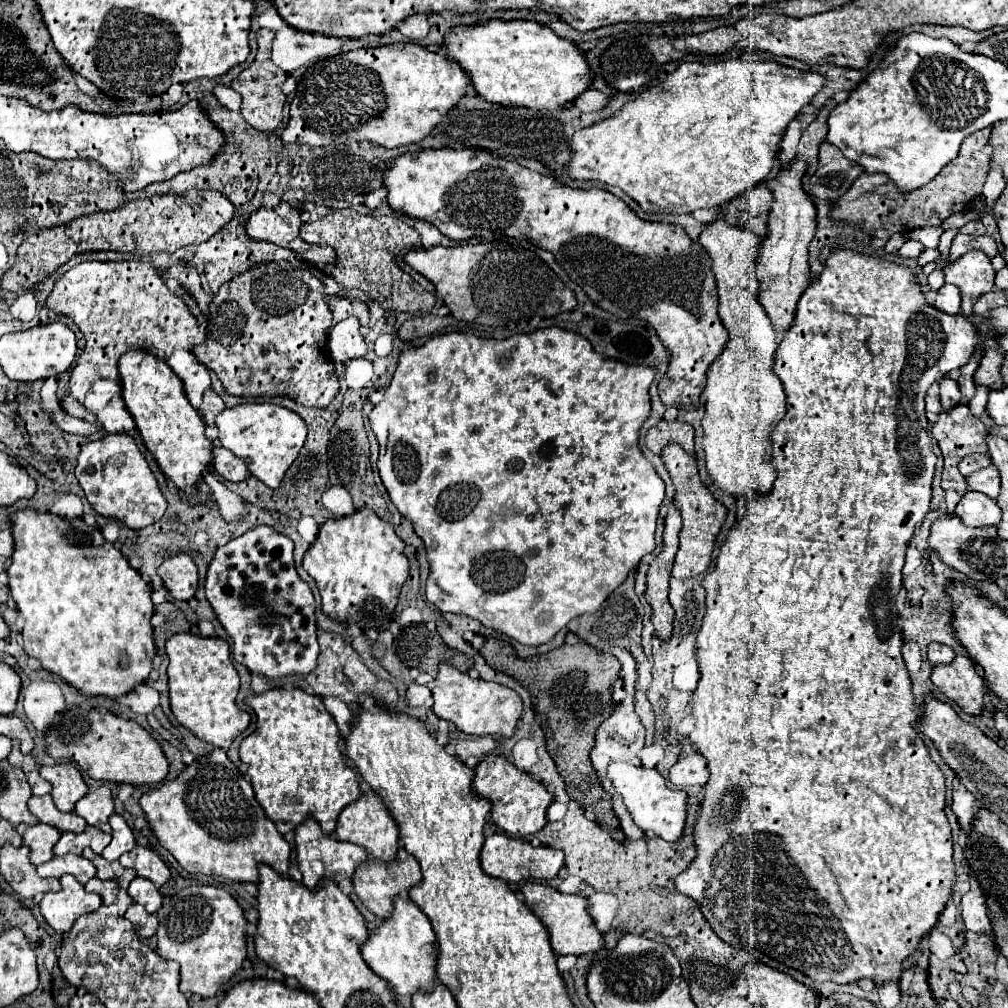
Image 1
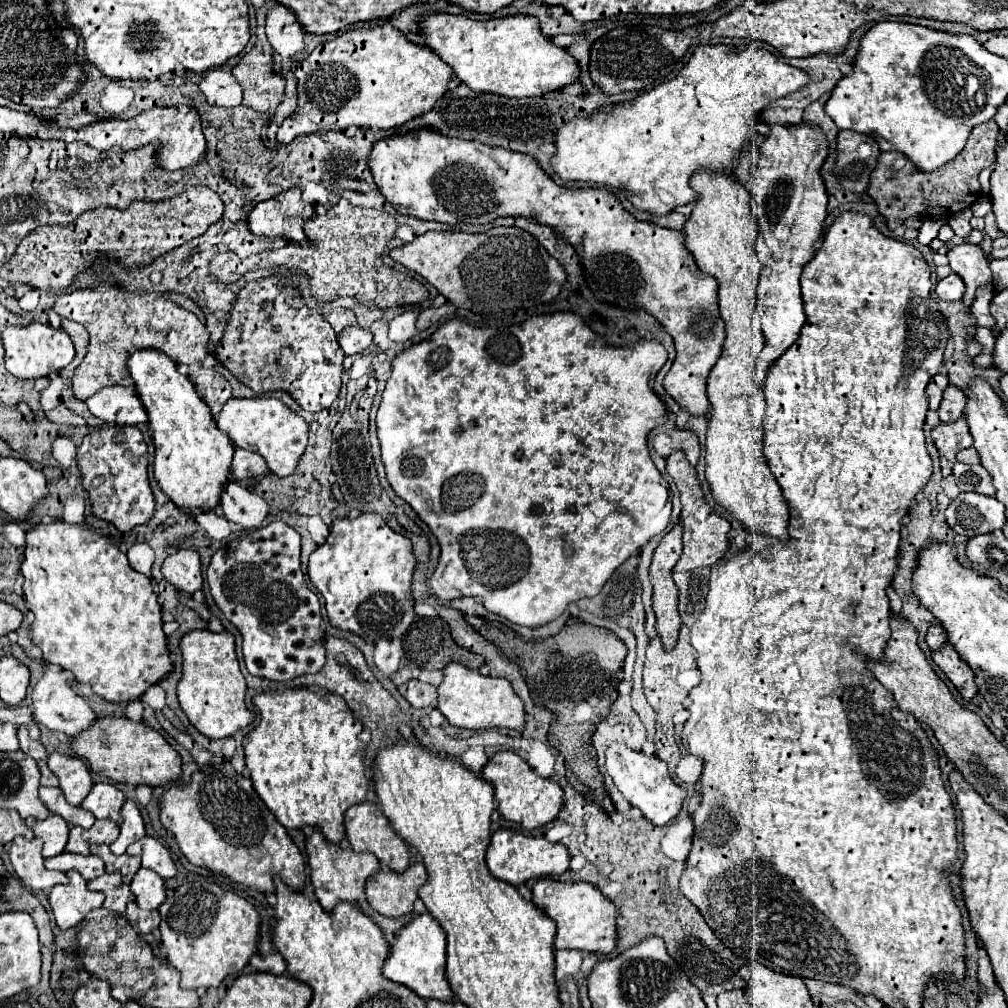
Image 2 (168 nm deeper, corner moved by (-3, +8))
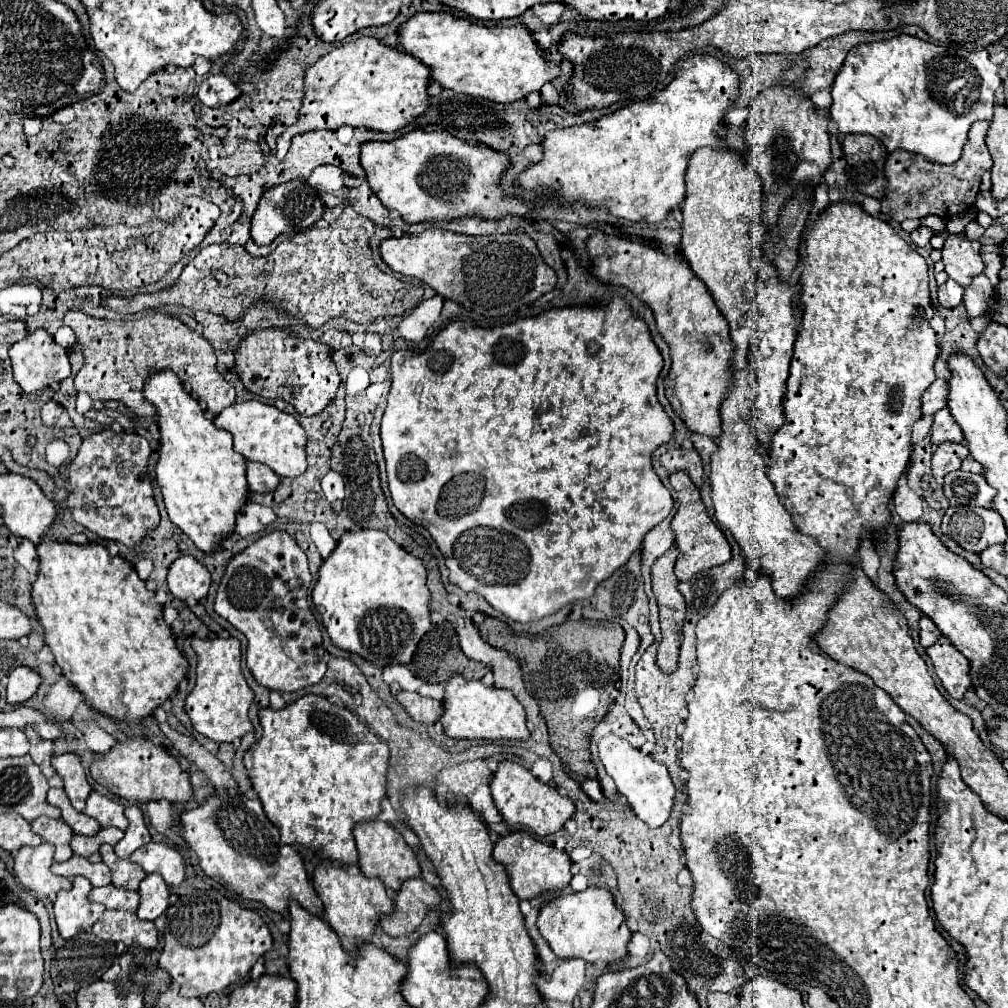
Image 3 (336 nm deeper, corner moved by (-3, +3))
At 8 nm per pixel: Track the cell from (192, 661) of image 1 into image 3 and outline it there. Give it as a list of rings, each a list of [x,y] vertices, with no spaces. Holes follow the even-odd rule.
[[[192,638],[192,648],[198,654],[196,686],[186,698],[186,712],[196,732],[214,742],[234,742],[252,732],[248,708],[254,700],[254,692],[248,688],[240,670],[240,640],[236,638]]]

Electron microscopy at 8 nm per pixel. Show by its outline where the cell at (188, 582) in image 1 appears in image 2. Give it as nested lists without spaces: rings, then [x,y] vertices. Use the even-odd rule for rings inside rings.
[[[178,549],[162,563],[162,575],[178,591],[194,593],[202,587],[200,555],[194,549]]]

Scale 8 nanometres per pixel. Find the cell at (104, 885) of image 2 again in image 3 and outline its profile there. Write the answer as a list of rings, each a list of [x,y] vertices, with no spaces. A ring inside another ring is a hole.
[[[102,886],[102,888],[92,888],[90,896],[92,902],[100,902],[104,904],[108,910],[130,910],[136,912],[138,904],[140,904],[140,896],[136,892],[128,892],[116,886]]]

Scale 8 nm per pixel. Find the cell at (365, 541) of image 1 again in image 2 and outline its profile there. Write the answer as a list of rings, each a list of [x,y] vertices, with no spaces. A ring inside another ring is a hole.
[[[362,513],[356,519],[334,519],[326,543],[310,555],[308,577],[322,593],[334,627],[376,641],[380,637],[402,637],[414,621],[410,593],[414,565],[410,539],[394,533],[378,513]]]

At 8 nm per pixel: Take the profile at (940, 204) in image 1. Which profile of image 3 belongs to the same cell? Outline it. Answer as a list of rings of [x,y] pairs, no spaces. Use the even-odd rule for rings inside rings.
[[[974,122],[974,126],[970,126],[968,142],[964,144],[960,160],[948,166],[938,166],[928,158],[922,158],[922,154],[914,154],[908,150],[892,152],[884,168],[888,188],[886,198],[882,200],[882,212],[894,222],[902,222],[906,218],[924,218],[930,214],[936,214],[940,218],[952,218],[962,210],[970,210],[978,196],[982,174],[992,168],[992,158],[984,142],[986,132],[988,122]]]

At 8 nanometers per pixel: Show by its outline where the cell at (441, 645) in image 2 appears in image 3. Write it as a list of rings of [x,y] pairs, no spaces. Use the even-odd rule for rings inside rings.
[[[442,624],[442,626],[434,626],[418,644],[418,650],[414,654],[414,660],[408,666],[418,678],[422,678],[424,682],[430,684],[438,684],[438,682],[446,682],[448,678],[452,678],[454,674],[462,674],[468,680],[480,680],[488,668],[486,664],[480,664],[476,660],[470,660],[462,654],[460,644],[458,644],[458,634],[454,630],[452,624]]]

